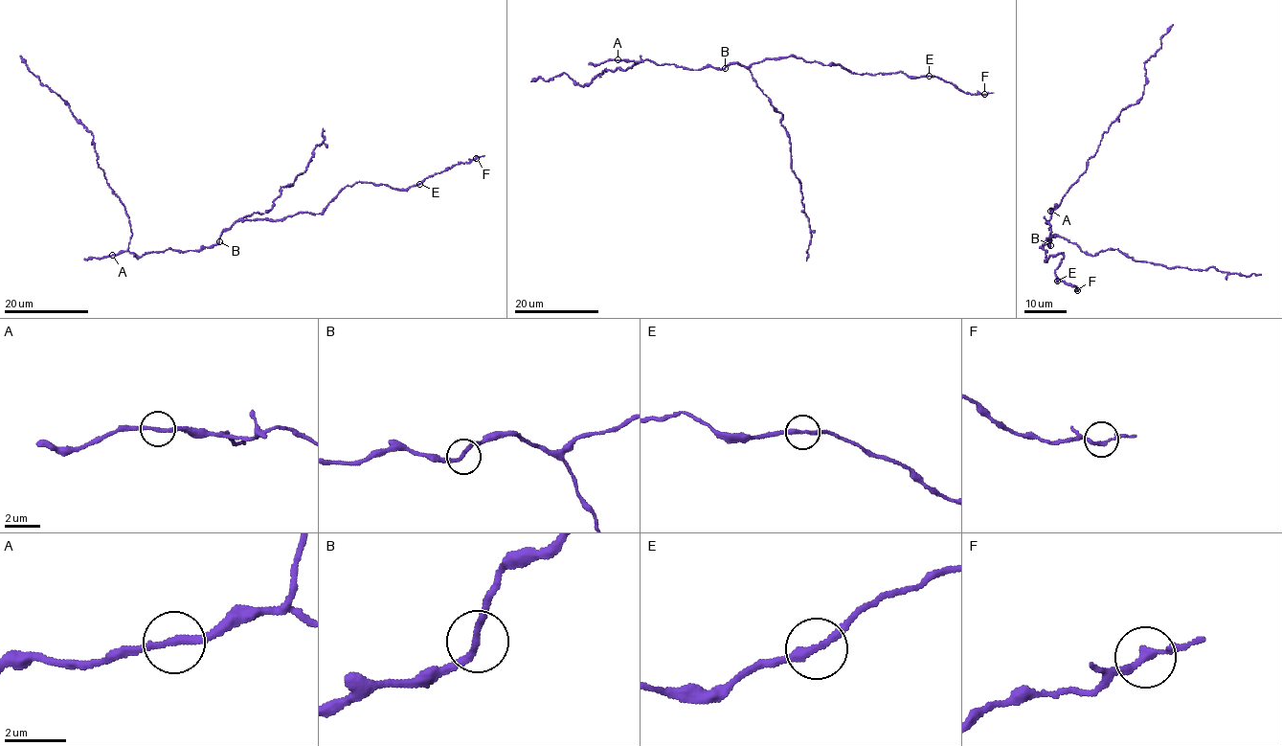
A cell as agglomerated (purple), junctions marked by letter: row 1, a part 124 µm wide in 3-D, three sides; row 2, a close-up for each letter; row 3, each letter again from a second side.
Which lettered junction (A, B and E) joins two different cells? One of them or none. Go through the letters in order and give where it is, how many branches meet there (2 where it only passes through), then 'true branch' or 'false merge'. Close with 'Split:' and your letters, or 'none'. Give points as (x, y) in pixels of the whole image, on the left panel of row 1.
A: place (112, 255); branches 2; true branch
B: place (219, 241); branches 2; true branch
E: place (419, 184); branches 2; false merge
Split: E

